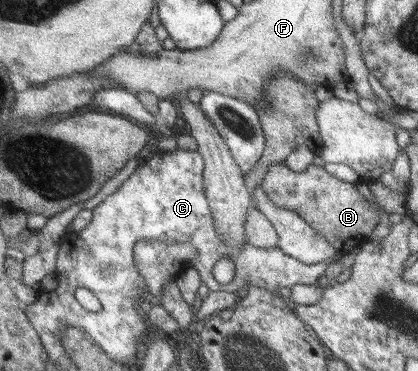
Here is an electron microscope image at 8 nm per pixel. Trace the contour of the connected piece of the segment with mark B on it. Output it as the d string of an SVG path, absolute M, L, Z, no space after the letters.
M286 164L270 165L261 185L276 207L298 212L342 255L354 253L374 233L383 214L356 189L357 184L337 179L314 164L302 172L292 171Z

